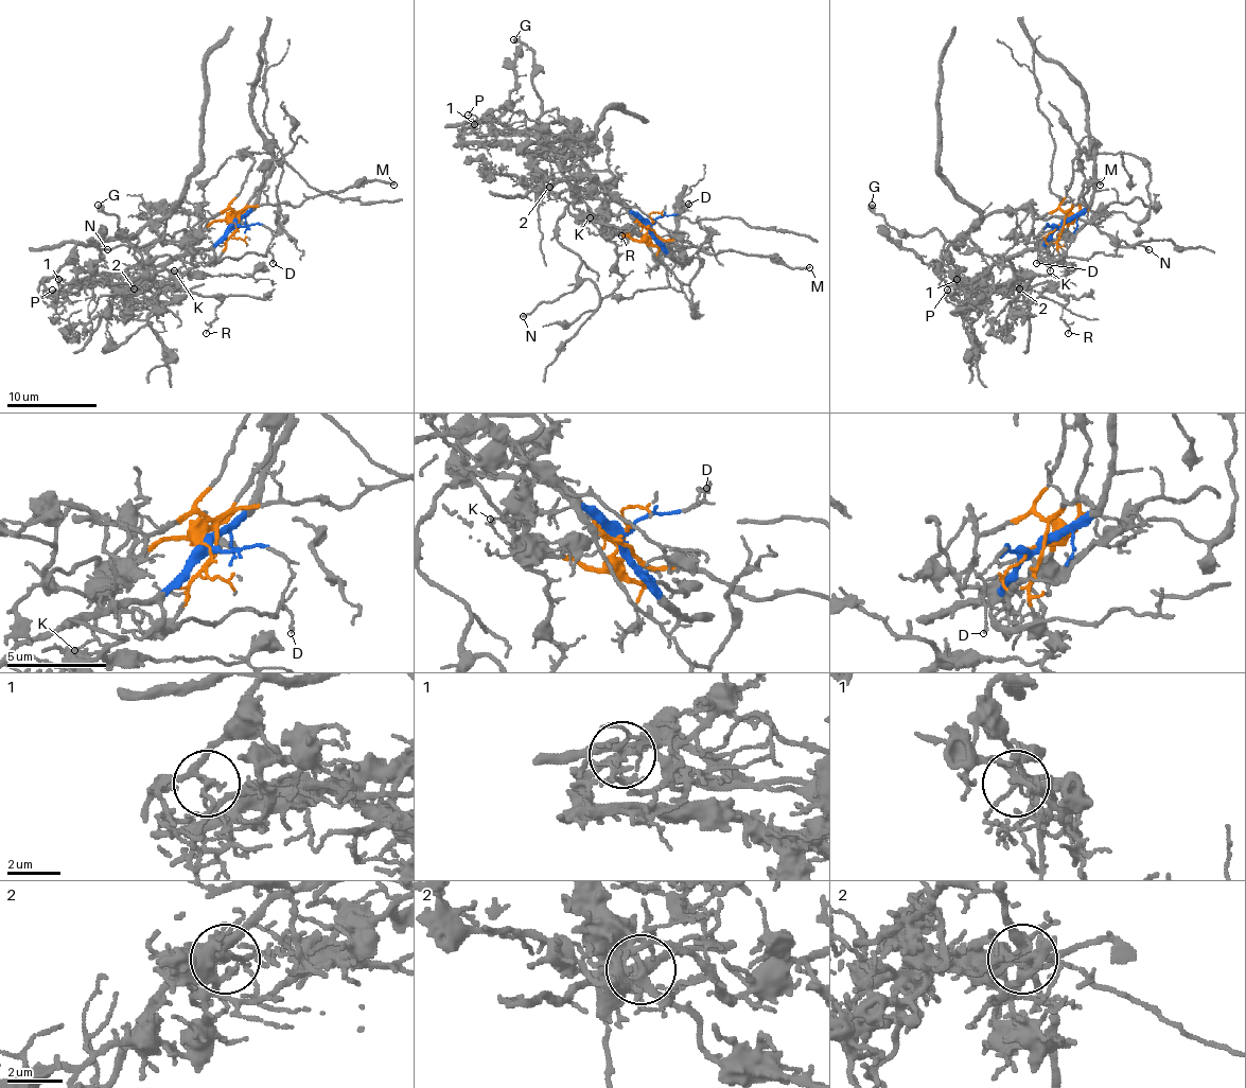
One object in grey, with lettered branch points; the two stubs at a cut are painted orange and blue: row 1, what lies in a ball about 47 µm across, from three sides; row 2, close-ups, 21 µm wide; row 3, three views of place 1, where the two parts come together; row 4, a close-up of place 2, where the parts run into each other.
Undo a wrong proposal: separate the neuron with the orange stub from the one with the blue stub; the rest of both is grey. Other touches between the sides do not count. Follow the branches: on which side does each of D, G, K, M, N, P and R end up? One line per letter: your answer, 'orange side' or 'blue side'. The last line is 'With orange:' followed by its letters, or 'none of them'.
D: blue side
G: orange side
K: orange side
M: orange side
N: orange side
P: orange side
R: orange side
With orange: G, K, M, N, P, R

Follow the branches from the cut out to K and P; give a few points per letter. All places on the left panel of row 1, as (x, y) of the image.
K: (234, 223), (214, 221), (190, 241), (182, 264), (174, 270)
P: (234, 223), (167, 234), (122, 273), (72, 282), (50, 293), (44, 282), (56, 277), (62, 286), (52, 291)

